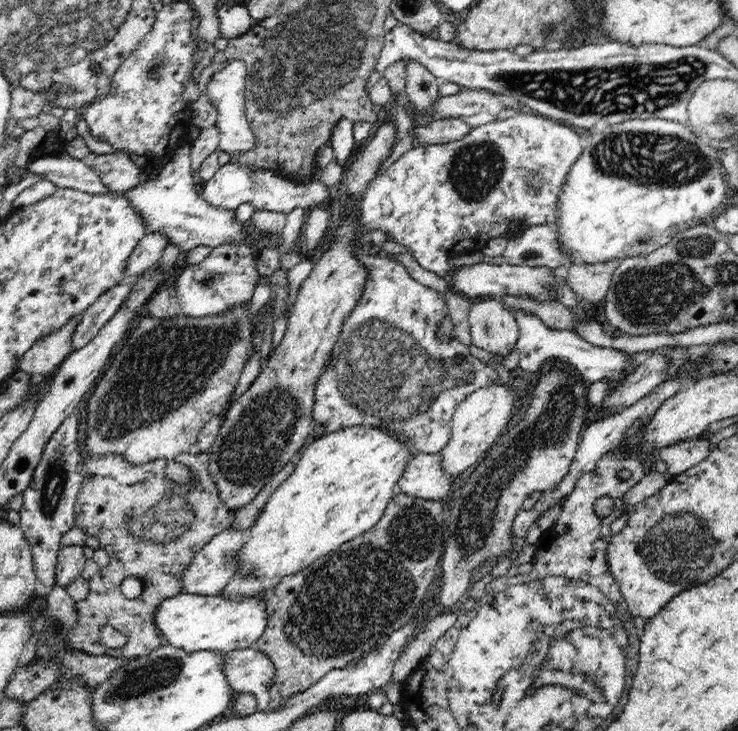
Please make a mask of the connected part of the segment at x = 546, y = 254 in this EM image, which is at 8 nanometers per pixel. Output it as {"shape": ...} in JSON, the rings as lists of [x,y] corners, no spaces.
{"shape":[[[555,223],[538,224],[510,236],[503,257],[509,265],[549,269],[572,263],[572,258],[559,249]]]}

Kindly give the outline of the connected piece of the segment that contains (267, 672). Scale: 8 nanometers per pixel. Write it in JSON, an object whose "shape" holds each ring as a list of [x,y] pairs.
{"shape":[[[254,646],[242,650],[231,650],[223,656],[223,673],[234,694],[252,694],[257,699],[258,710],[265,712],[269,710],[269,688],[273,683],[275,668],[267,654],[260,652],[260,649]]]}

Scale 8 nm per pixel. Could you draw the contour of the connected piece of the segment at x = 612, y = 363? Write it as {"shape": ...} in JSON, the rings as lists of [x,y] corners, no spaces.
{"shape":[[[512,310],[512,313],[516,315],[516,321],[520,326],[515,344],[515,353],[519,357],[518,368],[528,372],[536,372],[544,364],[556,364],[556,362],[564,364],[566,362],[580,371],[580,378],[588,382],[588,385],[599,381],[617,384],[626,378],[626,374],[633,373],[638,368],[644,356],[649,355],[648,353],[644,355],[630,354],[610,347],[596,346],[584,340],[574,331],[548,328],[533,314],[526,314],[521,310]]]}

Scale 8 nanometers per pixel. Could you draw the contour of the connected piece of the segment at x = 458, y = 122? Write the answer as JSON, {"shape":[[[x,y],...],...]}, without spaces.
{"shape":[[[460,118],[438,119],[426,126],[414,126],[413,147],[418,145],[446,144],[454,140],[464,138],[472,130],[464,120]]]}

